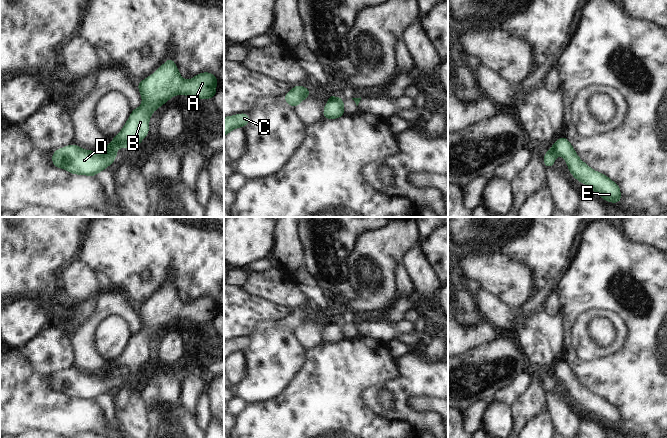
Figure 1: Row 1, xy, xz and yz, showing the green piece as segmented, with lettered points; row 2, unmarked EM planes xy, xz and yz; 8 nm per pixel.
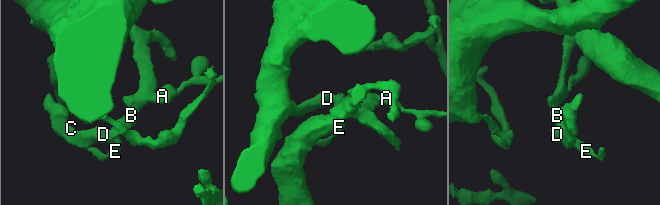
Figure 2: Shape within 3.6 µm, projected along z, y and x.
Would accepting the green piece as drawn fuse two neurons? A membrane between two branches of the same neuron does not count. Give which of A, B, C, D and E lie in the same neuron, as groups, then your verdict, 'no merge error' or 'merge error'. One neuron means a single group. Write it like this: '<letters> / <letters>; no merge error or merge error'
A B E / C D; merge error

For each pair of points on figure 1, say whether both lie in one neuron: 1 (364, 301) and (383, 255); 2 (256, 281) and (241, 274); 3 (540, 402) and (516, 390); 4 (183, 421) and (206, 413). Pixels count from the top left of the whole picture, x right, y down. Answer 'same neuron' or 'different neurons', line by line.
1: same neuron
2: different neurons
3: different neurons
4: different neurons

